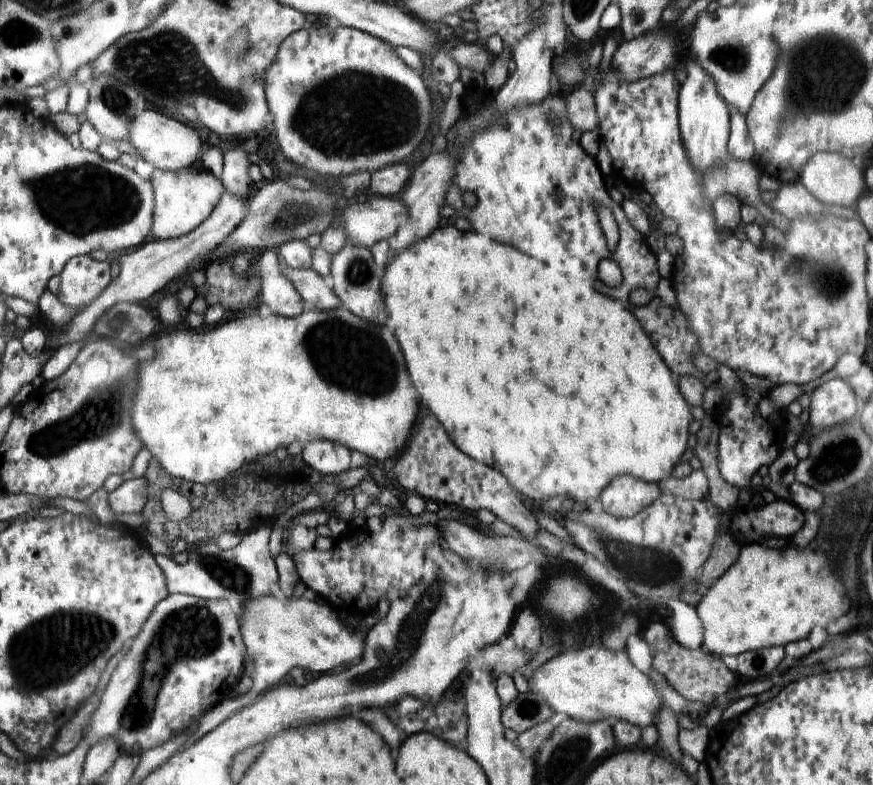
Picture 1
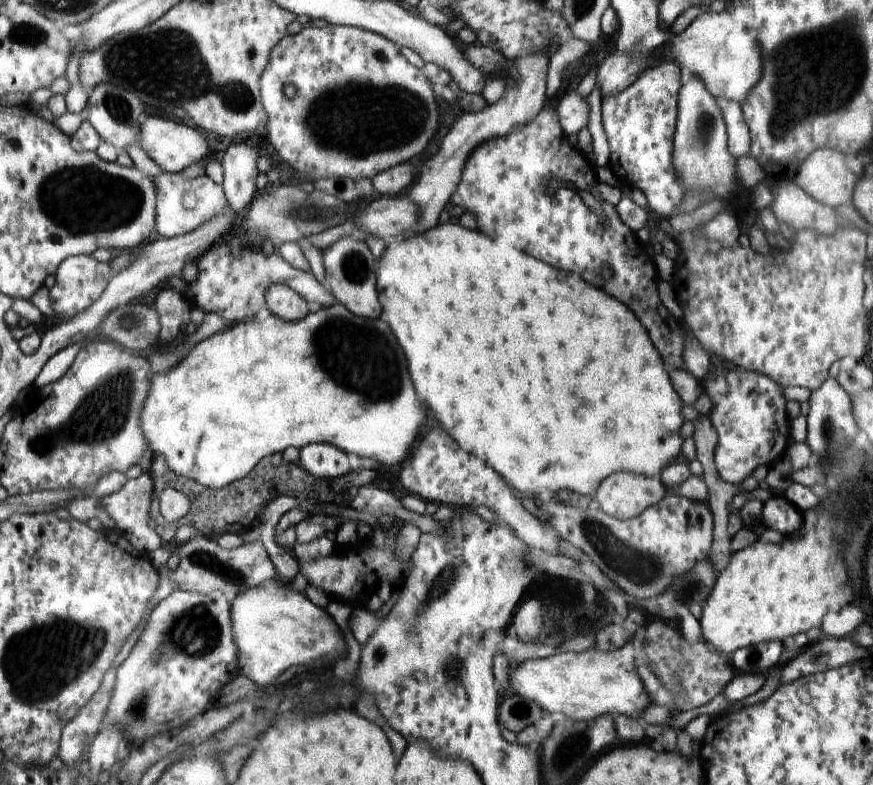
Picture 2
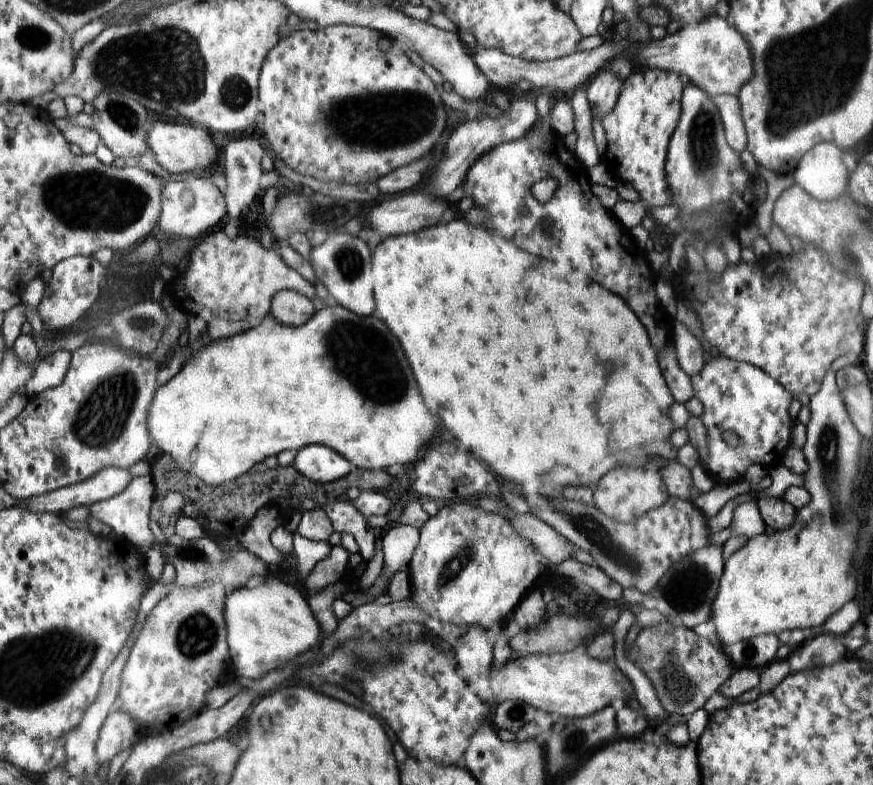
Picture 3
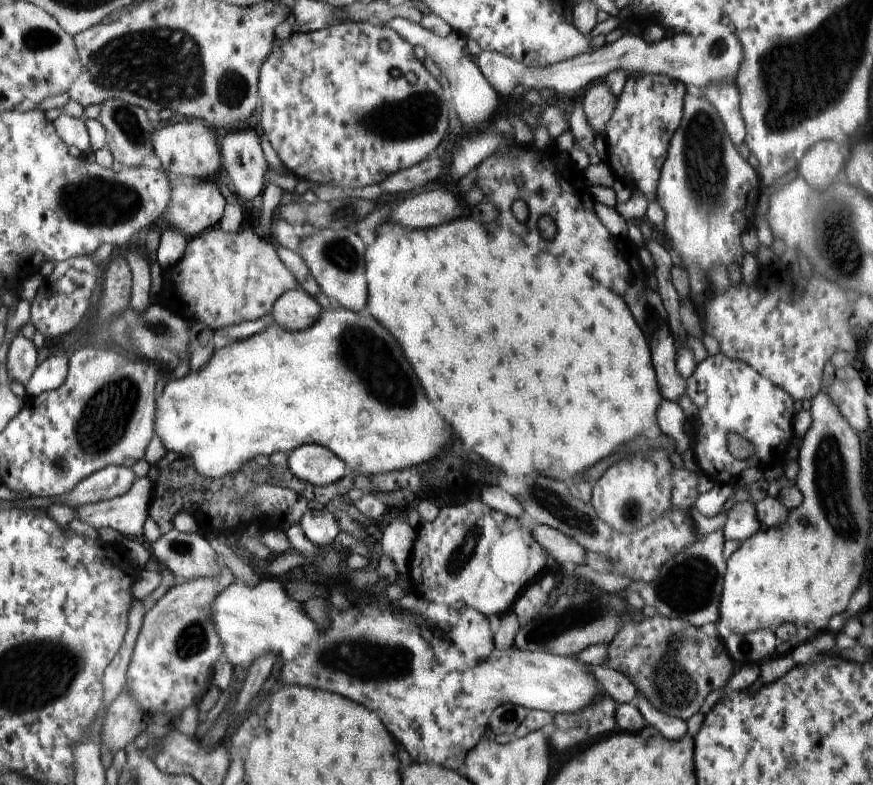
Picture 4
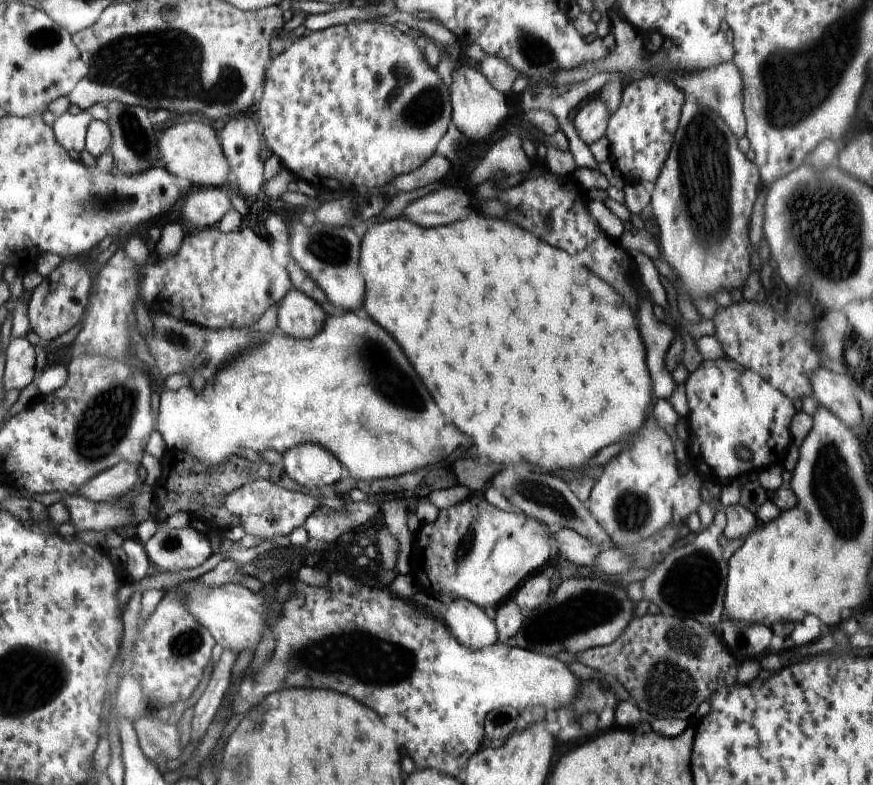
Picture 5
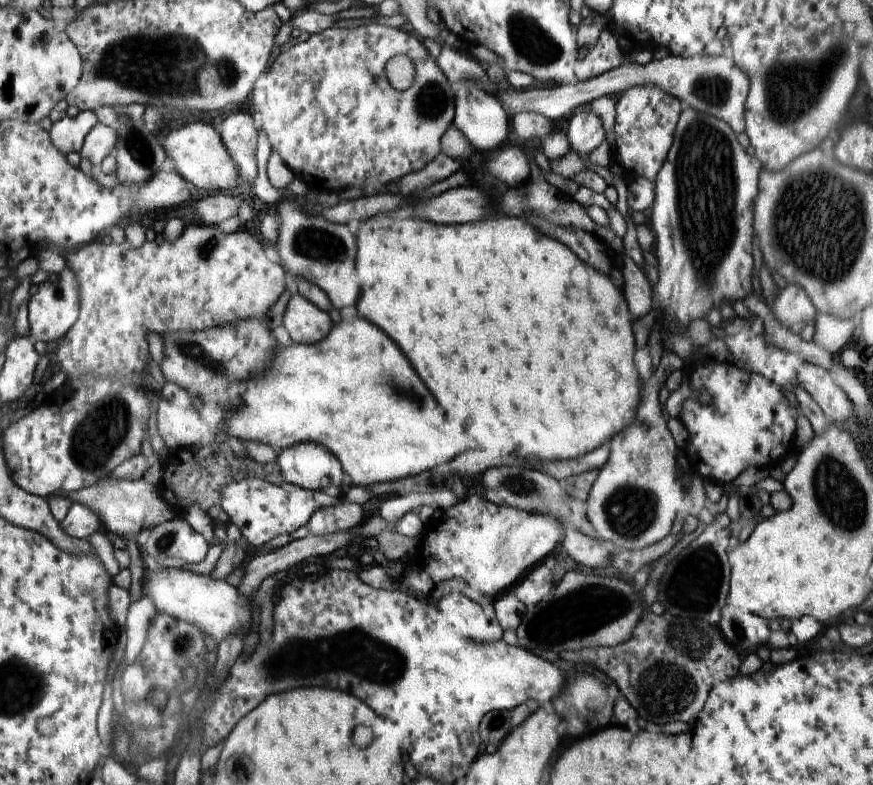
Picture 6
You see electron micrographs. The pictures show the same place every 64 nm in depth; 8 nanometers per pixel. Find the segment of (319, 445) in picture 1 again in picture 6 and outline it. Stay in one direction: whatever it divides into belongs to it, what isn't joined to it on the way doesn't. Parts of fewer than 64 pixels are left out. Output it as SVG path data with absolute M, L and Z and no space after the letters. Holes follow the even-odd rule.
M296 444L278 453L276 462L290 484L318 491L319 488L341 485L343 469L325 447L318 444Z

